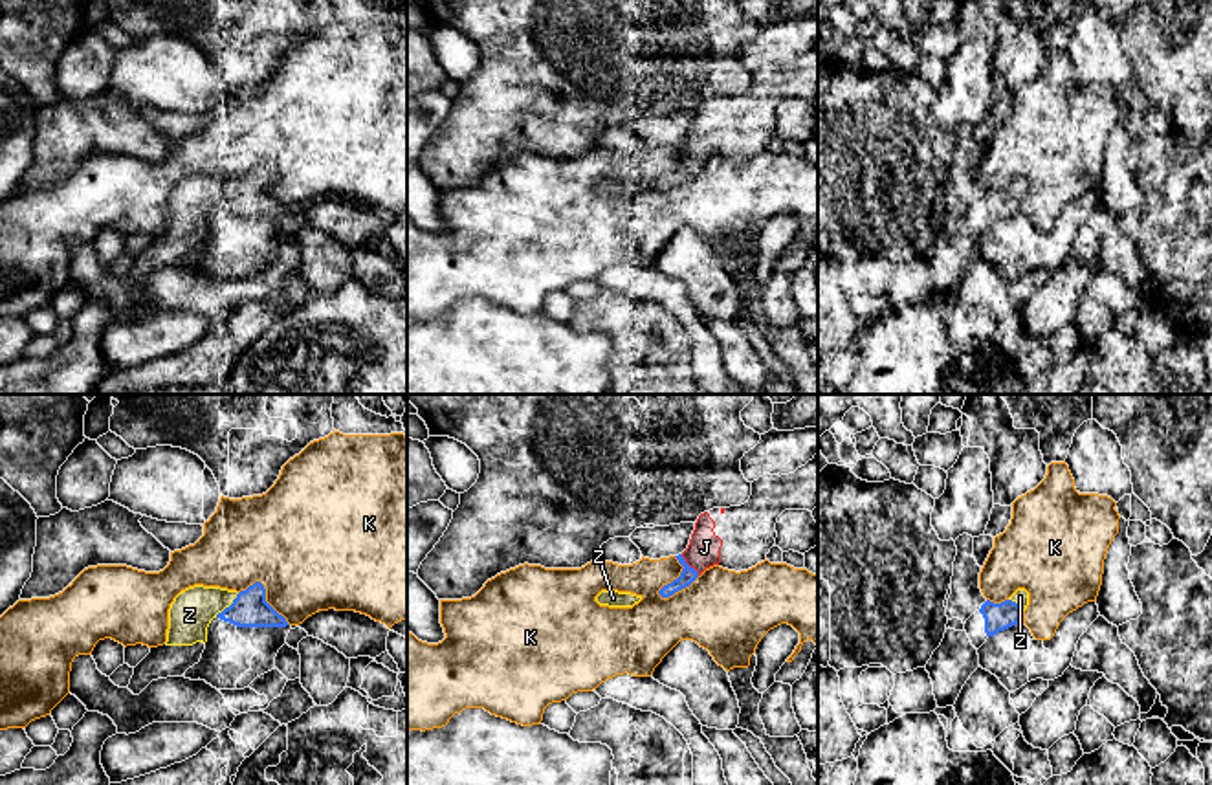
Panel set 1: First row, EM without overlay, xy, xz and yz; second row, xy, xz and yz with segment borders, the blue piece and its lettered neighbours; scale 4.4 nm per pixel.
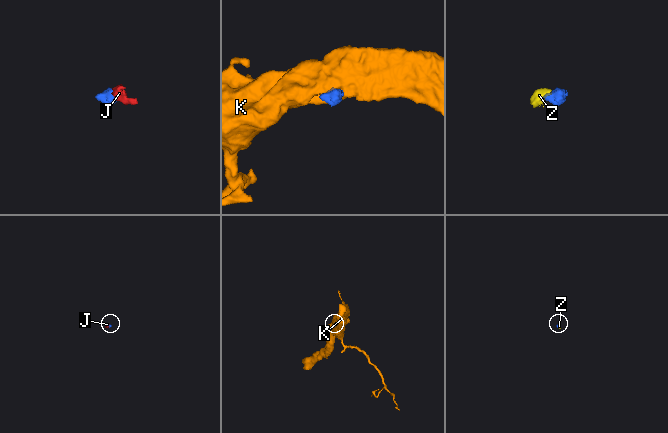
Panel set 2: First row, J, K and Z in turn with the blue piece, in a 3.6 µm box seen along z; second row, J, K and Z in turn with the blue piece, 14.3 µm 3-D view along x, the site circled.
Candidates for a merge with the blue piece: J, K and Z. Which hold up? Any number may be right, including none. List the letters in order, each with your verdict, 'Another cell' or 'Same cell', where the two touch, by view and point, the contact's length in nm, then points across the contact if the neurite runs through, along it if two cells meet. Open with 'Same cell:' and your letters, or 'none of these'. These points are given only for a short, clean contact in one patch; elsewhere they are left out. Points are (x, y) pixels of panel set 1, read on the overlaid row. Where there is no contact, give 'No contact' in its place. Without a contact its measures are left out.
Same cell: J, Z
J: Same cell. Touches blue at xz (688, 565). Shared border 130 nm. Path across: xz (688, 574), (688, 565), (705, 547)
K: Another cell. Touches blue at xz (673, 580). Shared border 200 nm. Boundary: xz (673, 556), (683, 571), (659, 591), (662, 598)
Z: Same cell. Touches blue at xy (230, 606). Shared border 160 nm

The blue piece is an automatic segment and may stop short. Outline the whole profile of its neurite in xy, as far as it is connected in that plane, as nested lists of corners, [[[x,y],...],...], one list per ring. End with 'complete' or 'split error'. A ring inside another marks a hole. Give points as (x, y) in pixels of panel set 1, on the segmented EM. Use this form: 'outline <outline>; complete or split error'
outline [[[255,581],[246,591],[194,585],[182,591],[169,609],[167,642],[150,647],[150,653],[134,668],[130,684],[139,695],[152,680],[185,677],[200,662],[207,642],[207,627],[220,618],[237,627],[286,627],[290,625],[266,602],[266,589]]]; split error

